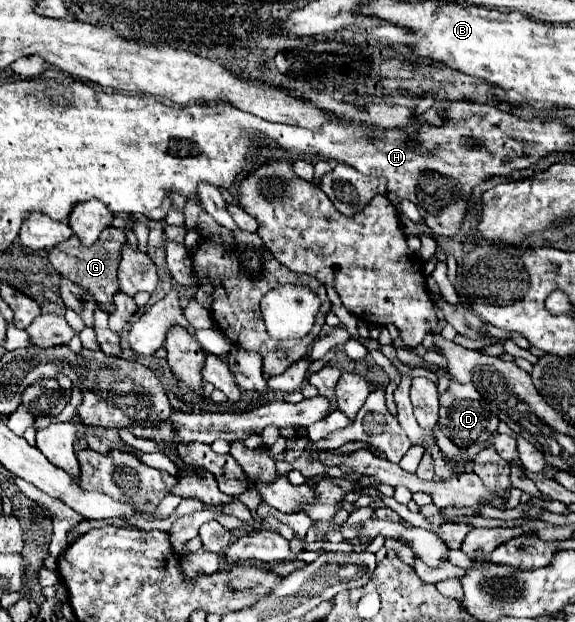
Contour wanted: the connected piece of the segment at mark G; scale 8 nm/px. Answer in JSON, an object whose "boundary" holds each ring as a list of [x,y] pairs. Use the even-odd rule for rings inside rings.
{"boundary":[[[110,226],[110,228],[102,230],[100,238],[92,246],[84,246],[84,244],[80,244],[78,236],[70,236],[70,240],[64,240],[64,242],[56,244],[48,252],[48,260],[50,260],[50,264],[62,276],[66,276],[66,278],[74,280],[78,286],[86,288],[96,298],[96,302],[100,304],[100,308],[112,312],[114,310],[112,296],[118,292],[118,276],[116,276],[116,270],[118,270],[120,250],[122,250],[122,244],[124,242],[126,242],[124,230]]]}

